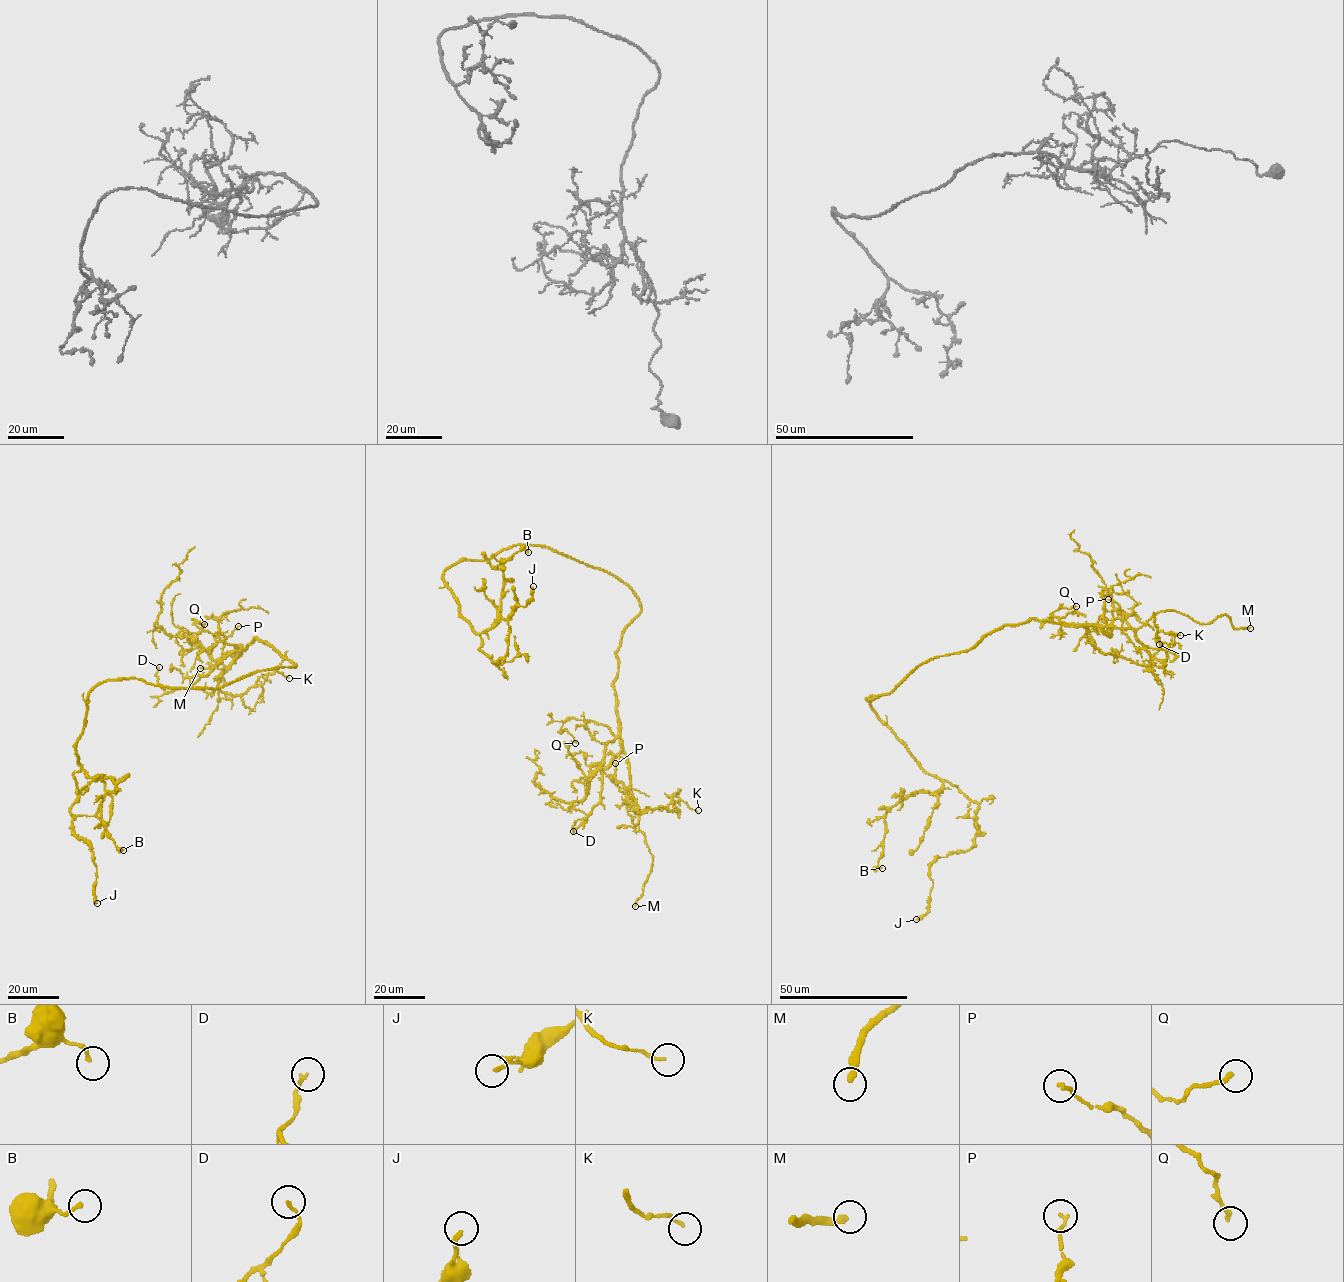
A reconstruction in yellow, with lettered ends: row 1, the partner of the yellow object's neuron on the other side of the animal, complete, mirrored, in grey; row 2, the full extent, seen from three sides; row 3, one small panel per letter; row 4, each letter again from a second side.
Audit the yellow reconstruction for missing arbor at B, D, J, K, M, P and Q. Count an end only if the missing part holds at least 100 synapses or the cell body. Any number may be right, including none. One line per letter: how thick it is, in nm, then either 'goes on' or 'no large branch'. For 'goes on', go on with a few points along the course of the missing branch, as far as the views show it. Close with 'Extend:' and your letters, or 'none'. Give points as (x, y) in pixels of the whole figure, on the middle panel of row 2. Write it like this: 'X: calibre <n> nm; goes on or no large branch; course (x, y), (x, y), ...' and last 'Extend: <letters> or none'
B: calibre 150 nm; no large branch
D: calibre 130 nm; no large branch
J: calibre 120 nm; no large branch
K: calibre 120 nm; no large branch
M: calibre 220 nm; goes on; course (635, 906), (638, 914), (659, 918)
P: calibre 130 nm; no large branch
Q: calibre 180 nm; no large branch
Extend: M

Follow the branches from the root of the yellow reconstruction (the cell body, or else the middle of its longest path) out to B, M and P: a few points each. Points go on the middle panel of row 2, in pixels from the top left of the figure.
B: (578, 561), (514, 544), (450, 565), (445, 584), (477, 633), (498, 618), (504, 579), (493, 567), (528, 552)
M: (578, 561), (619, 578), (641, 609), (624, 630), (614, 682), (631, 797), (652, 858), (635, 906)
P: (578, 561), (619, 578), (641, 609), (624, 630), (614, 682), (630, 770), (627, 796), (611, 777), (615, 763)

